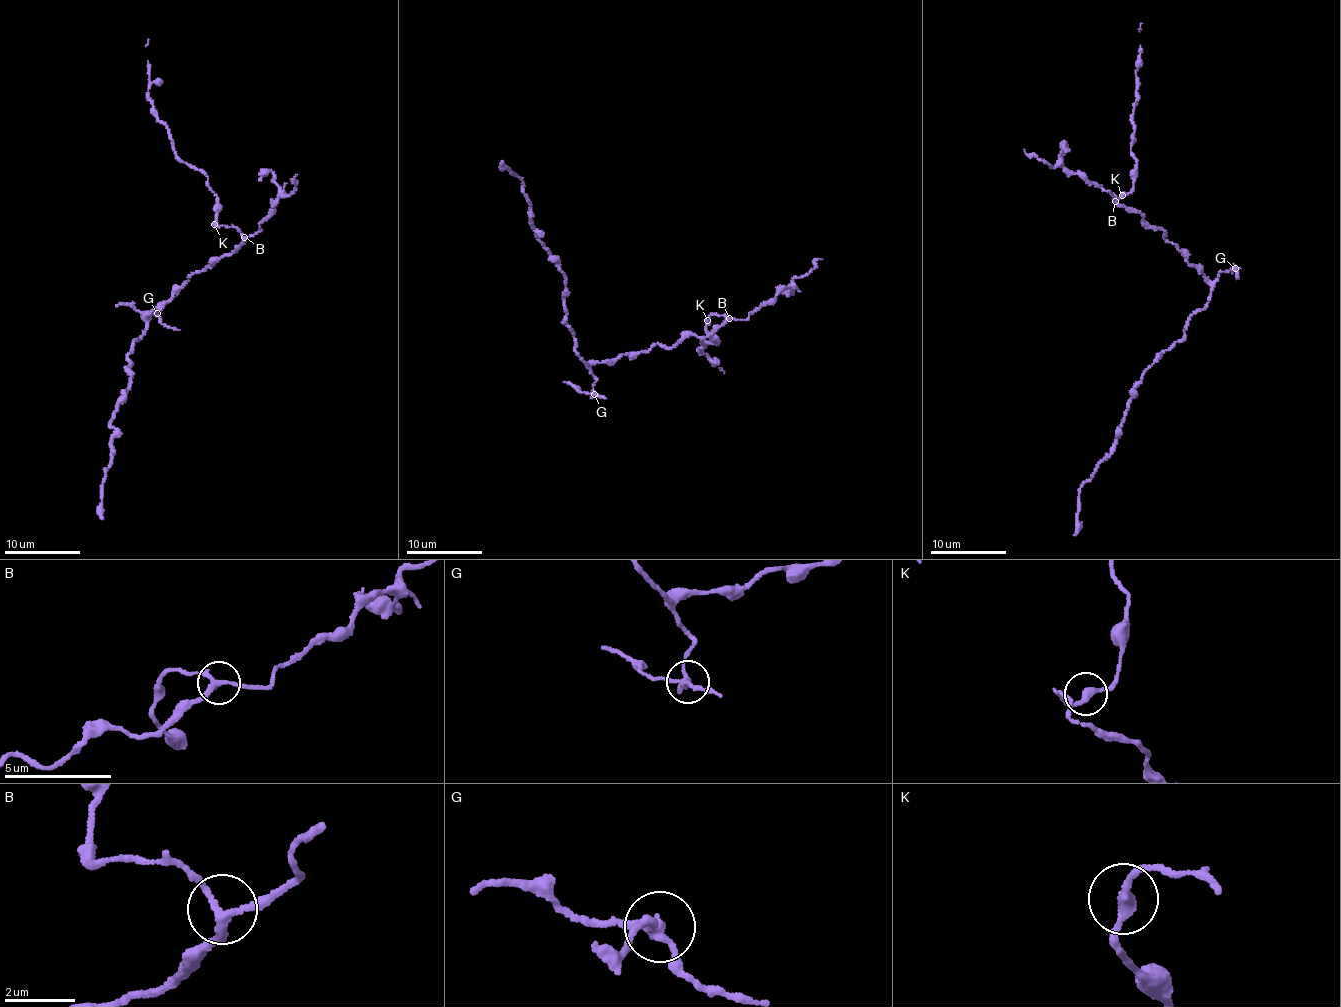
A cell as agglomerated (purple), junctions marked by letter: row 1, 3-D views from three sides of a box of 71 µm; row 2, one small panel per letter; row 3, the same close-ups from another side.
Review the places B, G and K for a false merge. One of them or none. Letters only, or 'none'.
G

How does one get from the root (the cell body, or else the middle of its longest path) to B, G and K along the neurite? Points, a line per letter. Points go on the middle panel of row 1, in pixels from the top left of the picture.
B: (646, 350), (658, 344), (673, 347), (691, 335), (708, 336), (729, 318)
G: (646, 350), (591, 366), (596, 378), (594, 394)
K: (646, 350), (658, 344), (673, 347), (691, 335), (708, 336), (727, 318), (729, 320), (716, 315), (707, 320)

